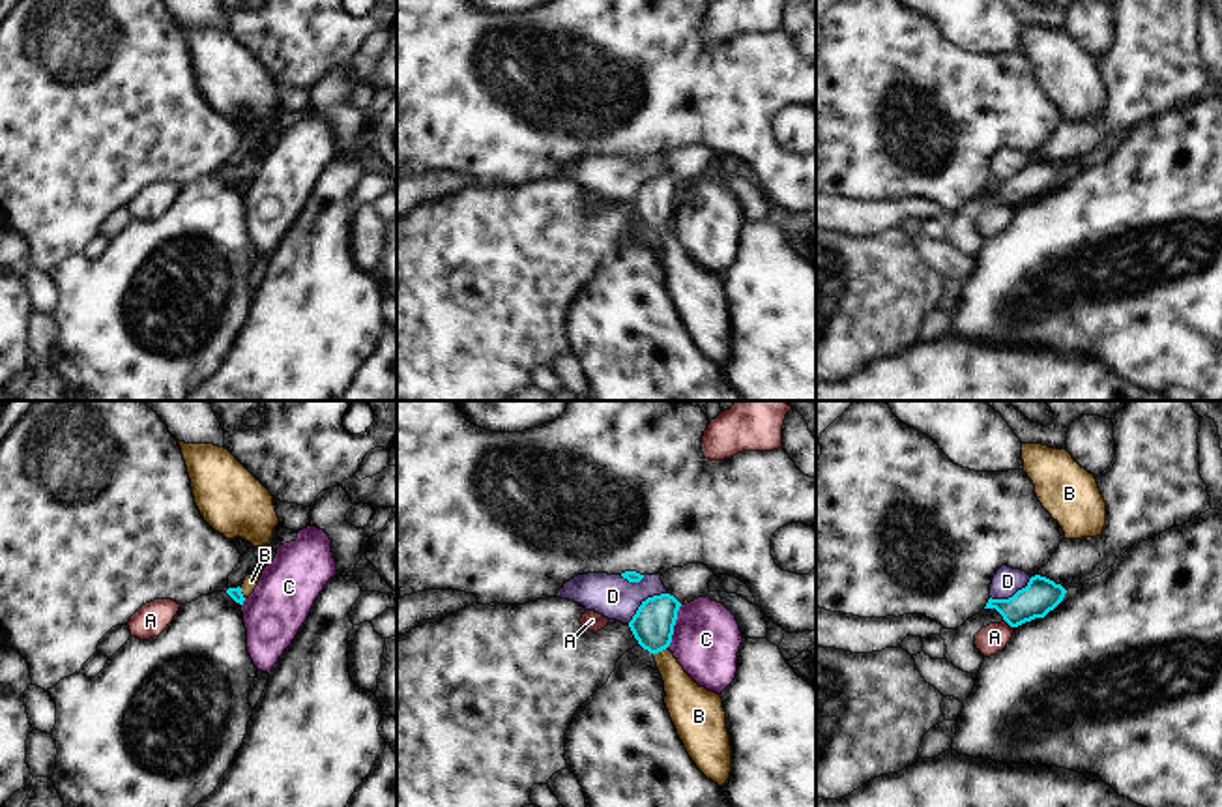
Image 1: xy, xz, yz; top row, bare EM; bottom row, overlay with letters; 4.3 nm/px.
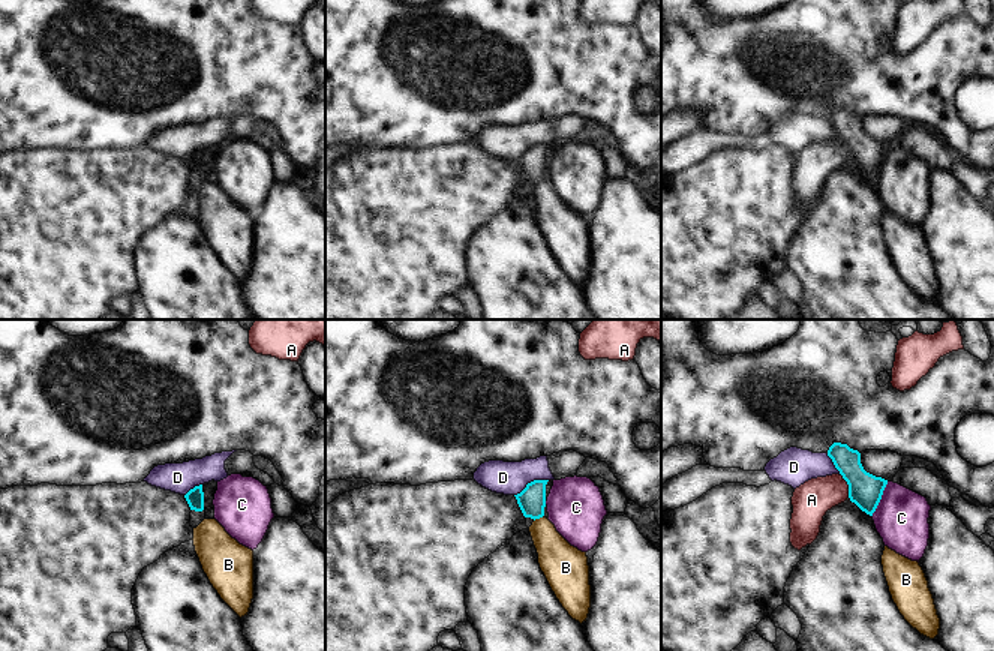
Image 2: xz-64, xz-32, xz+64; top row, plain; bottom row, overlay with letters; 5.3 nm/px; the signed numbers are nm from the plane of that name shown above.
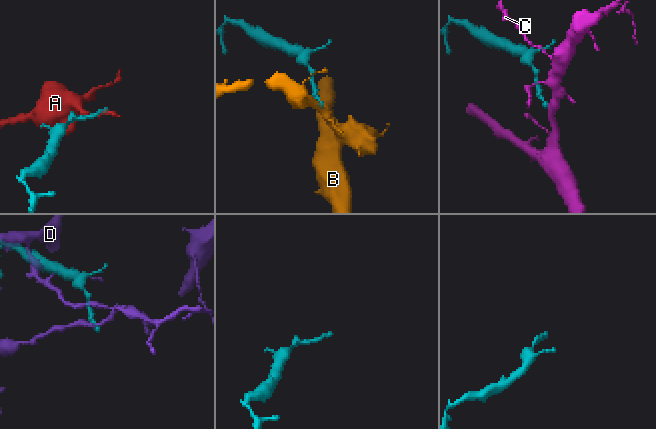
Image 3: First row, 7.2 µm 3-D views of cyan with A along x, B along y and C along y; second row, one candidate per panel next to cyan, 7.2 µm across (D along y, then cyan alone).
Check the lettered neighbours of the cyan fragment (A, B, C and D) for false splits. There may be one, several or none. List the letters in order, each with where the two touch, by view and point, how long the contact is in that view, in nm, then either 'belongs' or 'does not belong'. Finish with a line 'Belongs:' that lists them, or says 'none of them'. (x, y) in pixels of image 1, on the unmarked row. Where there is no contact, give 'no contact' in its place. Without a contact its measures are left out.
A: meets cyan in yz at (1009, 205); contact 50 nm long; does not belong
B: meets cyan in xz at (659, 231); contact 70 nm long; belongs
C: meets cyan in xz at (674, 205); contact 200 nm long; does not belong
D: meets cyan in xz at (644, 182); contact 220 nm long; does not belong
Belongs: B

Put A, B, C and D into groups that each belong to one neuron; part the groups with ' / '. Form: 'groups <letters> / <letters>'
groups A / B / C / D

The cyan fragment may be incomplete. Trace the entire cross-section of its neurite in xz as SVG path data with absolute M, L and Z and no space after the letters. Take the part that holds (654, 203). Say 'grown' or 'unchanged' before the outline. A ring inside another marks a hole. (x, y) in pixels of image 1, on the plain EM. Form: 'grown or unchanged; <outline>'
grown; M661 174L647 178L629 202L638 225L657 243L664 262L664 285L696 348L719 367L732 352L732 326L720 275L700 268L668 230L681 183Z

